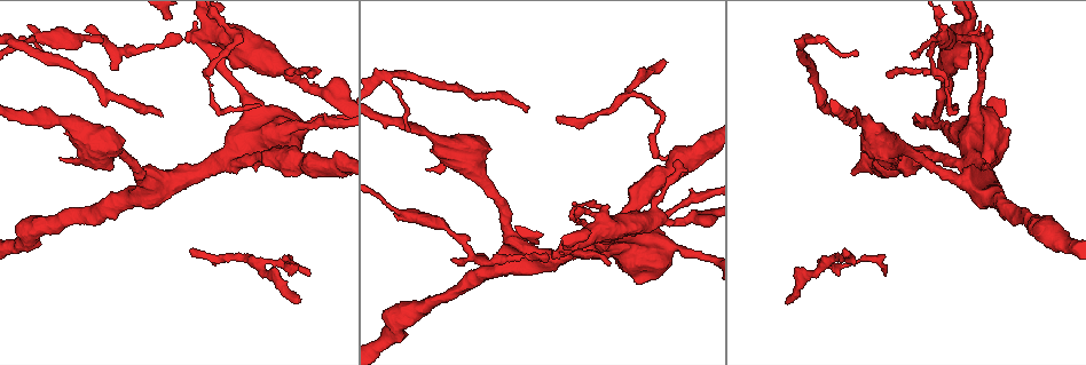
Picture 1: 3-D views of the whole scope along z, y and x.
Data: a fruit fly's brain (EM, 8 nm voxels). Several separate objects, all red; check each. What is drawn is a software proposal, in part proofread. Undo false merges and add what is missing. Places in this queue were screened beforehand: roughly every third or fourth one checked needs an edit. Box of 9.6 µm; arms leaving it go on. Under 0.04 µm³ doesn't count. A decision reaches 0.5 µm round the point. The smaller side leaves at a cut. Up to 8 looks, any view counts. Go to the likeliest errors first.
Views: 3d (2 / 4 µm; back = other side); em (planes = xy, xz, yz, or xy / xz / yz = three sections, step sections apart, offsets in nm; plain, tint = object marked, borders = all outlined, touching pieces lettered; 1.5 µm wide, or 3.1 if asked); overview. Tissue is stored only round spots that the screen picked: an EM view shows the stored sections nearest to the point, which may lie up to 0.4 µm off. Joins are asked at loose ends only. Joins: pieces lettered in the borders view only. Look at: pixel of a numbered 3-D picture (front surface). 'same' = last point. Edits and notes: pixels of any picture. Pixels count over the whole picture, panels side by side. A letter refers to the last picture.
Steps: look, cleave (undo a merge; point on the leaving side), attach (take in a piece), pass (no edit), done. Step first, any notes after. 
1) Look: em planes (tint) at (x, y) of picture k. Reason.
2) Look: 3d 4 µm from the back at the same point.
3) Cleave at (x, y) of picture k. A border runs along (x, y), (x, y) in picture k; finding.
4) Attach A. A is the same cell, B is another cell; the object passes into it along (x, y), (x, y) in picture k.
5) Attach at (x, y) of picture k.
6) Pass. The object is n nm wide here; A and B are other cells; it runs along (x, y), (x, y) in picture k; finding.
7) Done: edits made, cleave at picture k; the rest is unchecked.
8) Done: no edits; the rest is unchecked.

Look: 3d 4 µm at (159, 112) of picture 1. Branch stops here.

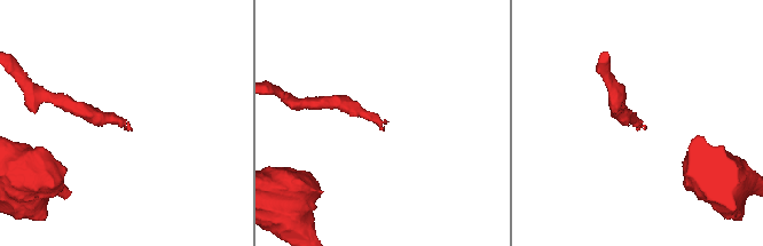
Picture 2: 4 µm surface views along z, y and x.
Look: em planes (borders) at (384, 131) of picture 2.

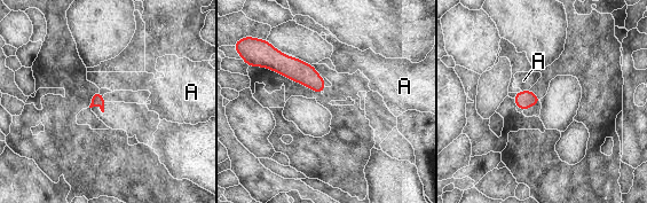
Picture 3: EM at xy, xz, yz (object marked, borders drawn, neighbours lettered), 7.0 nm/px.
Pass. A is another cell; a border runs along (528, 88), (521, 91) in picture 3; none of them fits.

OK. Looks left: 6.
Look: em planes (tint) at (296, 300) of picture 1. An open end.

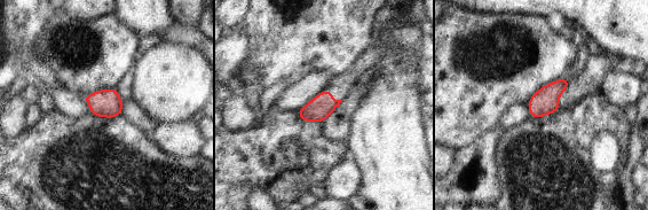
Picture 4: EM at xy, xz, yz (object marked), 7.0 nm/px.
Look: em planes (borders) at the same point. What lies round it.

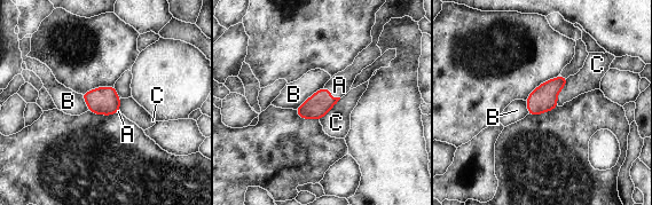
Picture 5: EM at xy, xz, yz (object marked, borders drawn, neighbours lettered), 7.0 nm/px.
Attach A. A is the same cell, B and C are other cells; the object passes into it along (321, 102), (329, 95), (339, 85) in picture 5; the neuron continues.

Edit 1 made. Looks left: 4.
Look: overview.

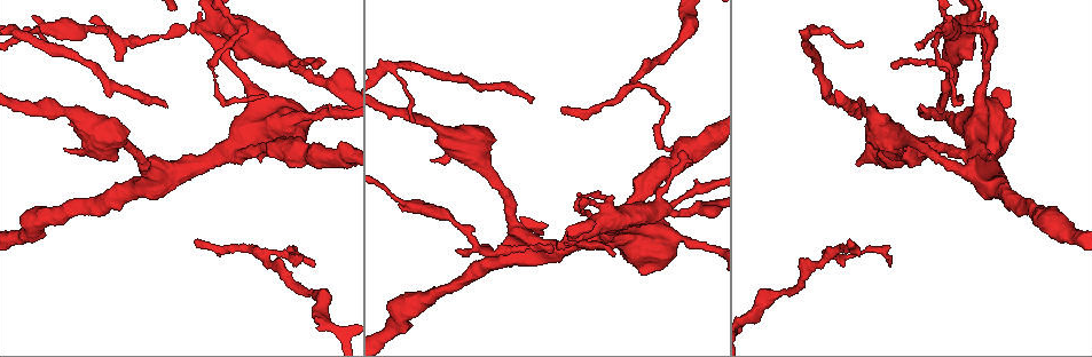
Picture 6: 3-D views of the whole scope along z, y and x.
Look: em yz step 8 (tint) at (93, 18) of picture 6. An open end.

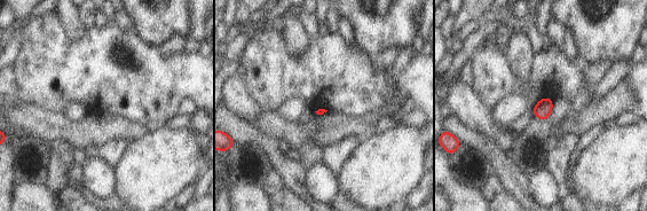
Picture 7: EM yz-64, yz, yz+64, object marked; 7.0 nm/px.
Look: em xz step 4 (borders) at the same point.

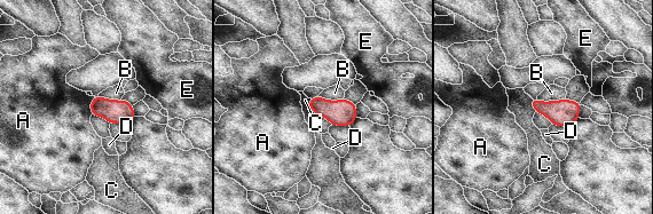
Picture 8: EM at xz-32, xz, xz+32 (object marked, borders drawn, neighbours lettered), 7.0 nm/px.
Pass. The object is 160 nm wide here; the longest contact is with B, 200 nm; A, B, C, D and E are other cells; none of them fits.

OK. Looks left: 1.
Done: edits made, attach at picture 5; the rest is unchecked.

